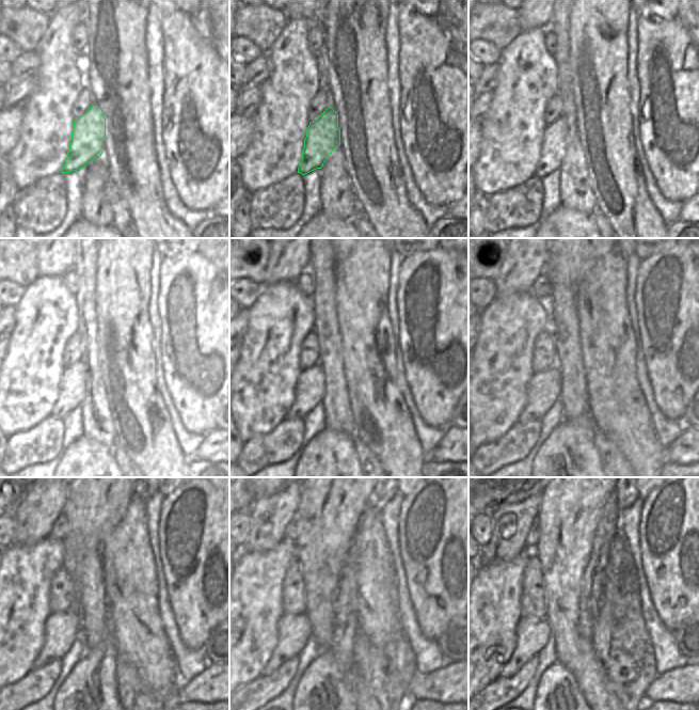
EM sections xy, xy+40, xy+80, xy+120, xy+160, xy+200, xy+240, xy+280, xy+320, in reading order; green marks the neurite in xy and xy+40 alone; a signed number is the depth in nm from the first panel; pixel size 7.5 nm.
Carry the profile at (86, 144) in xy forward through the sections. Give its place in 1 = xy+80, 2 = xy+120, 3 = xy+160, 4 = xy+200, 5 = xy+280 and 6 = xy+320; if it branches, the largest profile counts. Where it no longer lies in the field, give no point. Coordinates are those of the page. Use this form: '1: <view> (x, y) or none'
1: xy+80 (554, 144)
2: xy+120 (73, 385)
3: xy+160 (311, 385)
4: xy+200 (543, 389)
5: xy+280 (294, 630)
6: xy+320 (531, 633)

